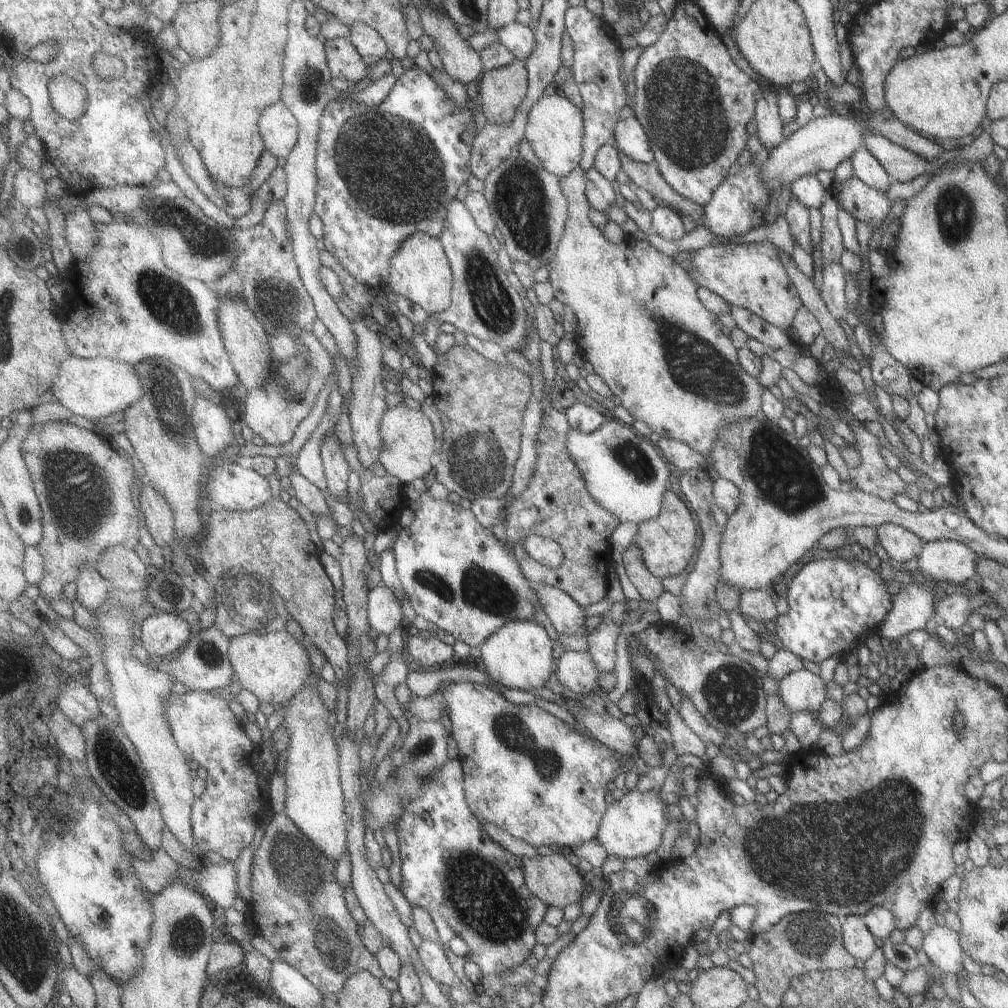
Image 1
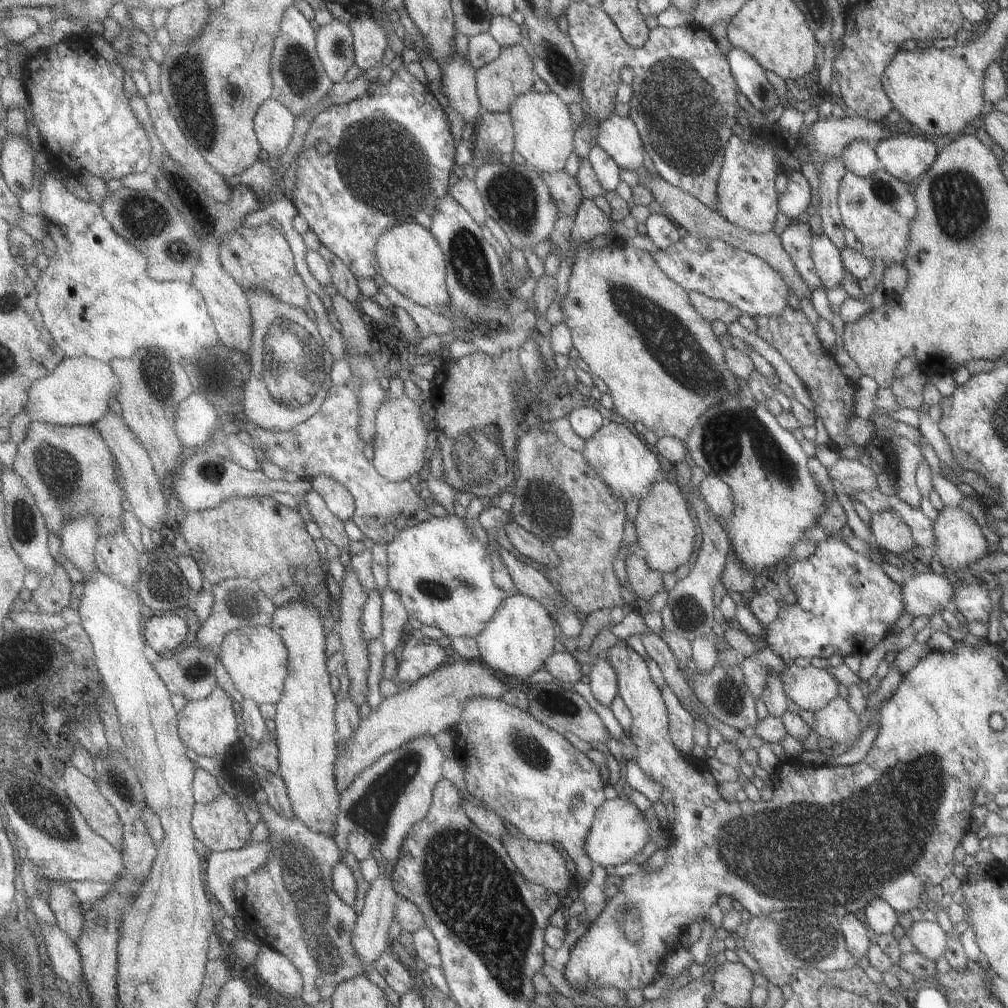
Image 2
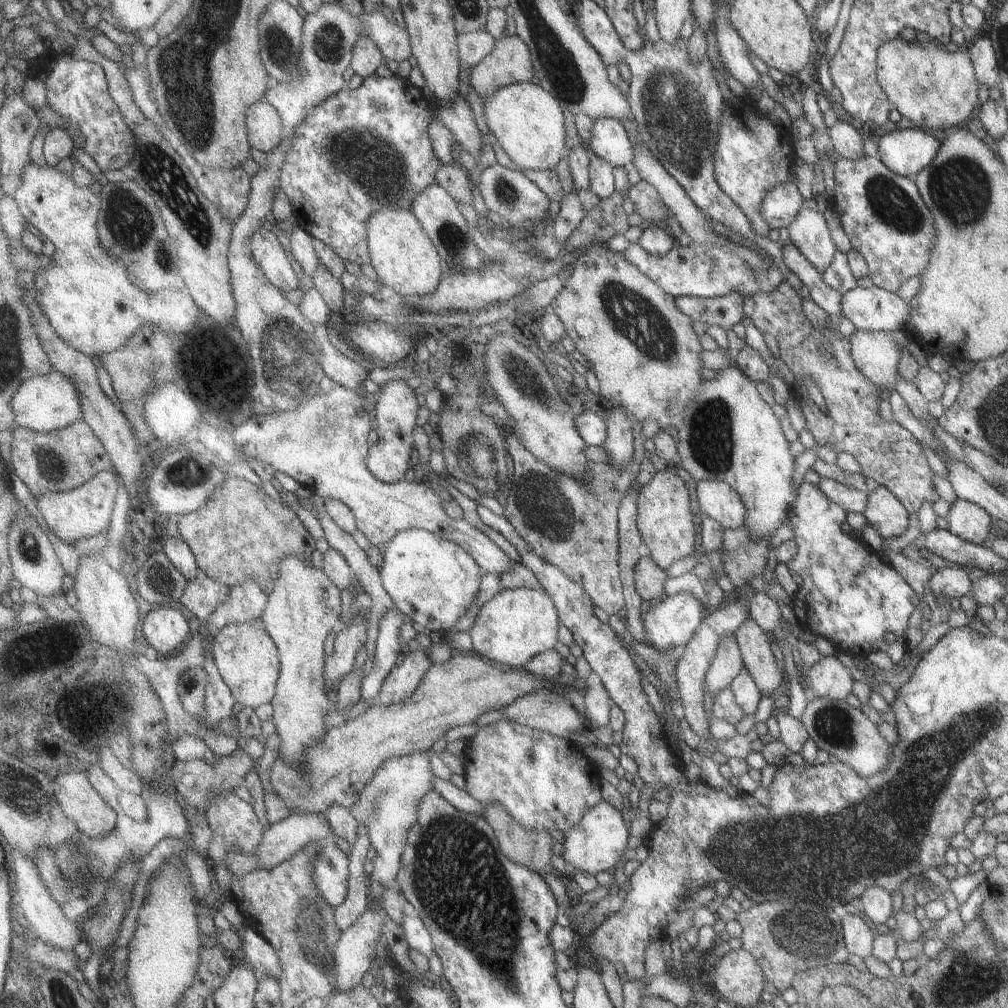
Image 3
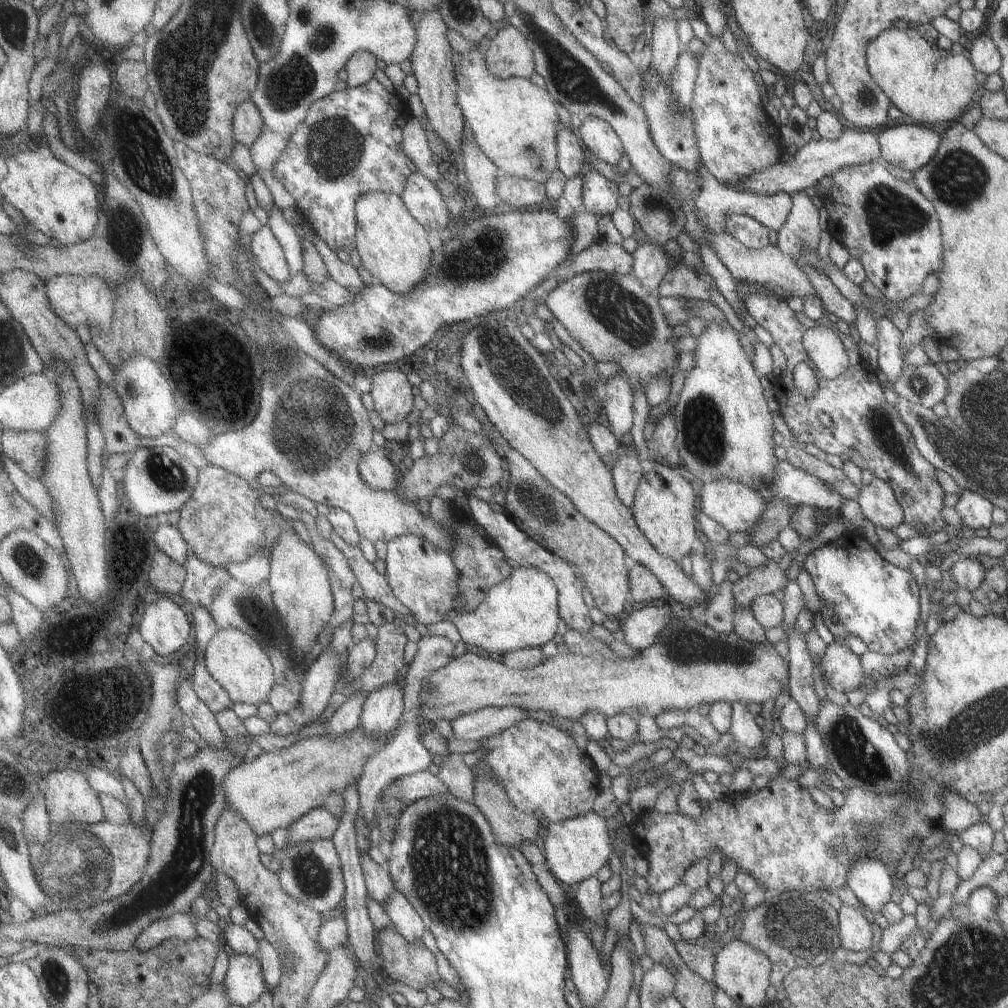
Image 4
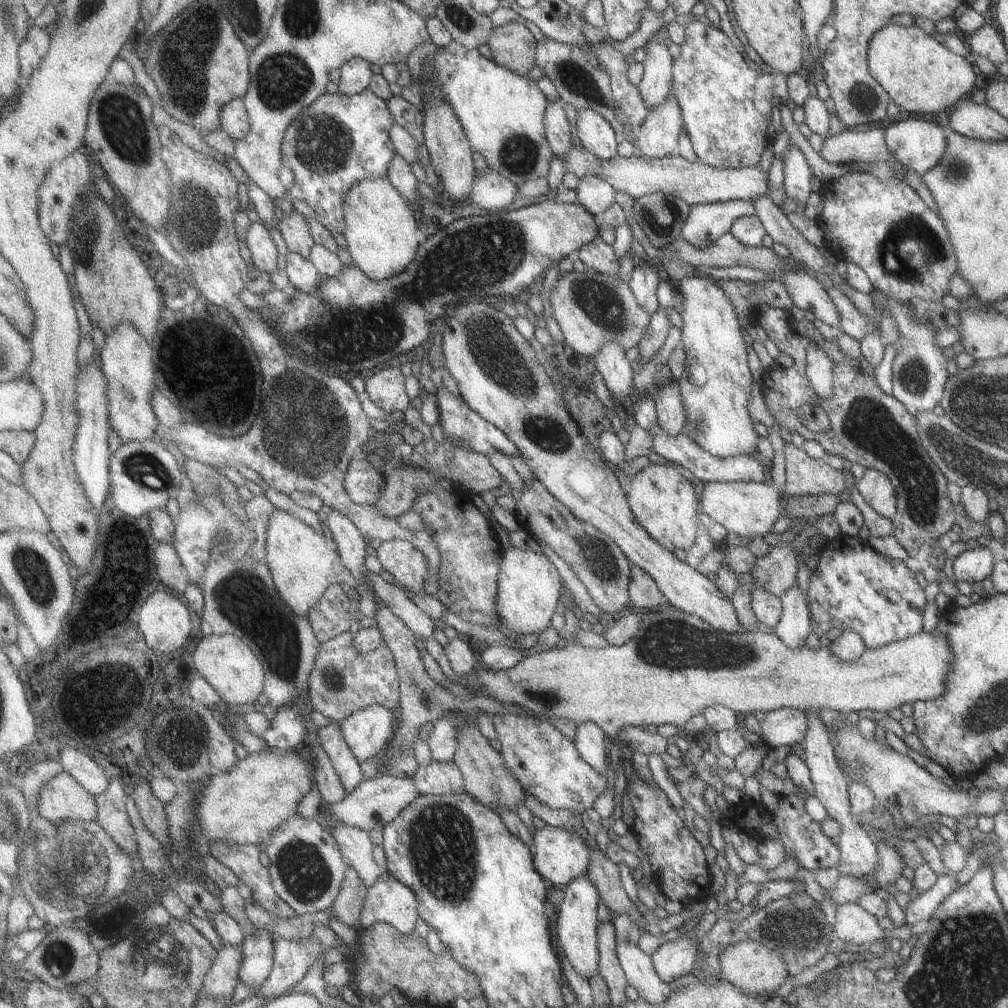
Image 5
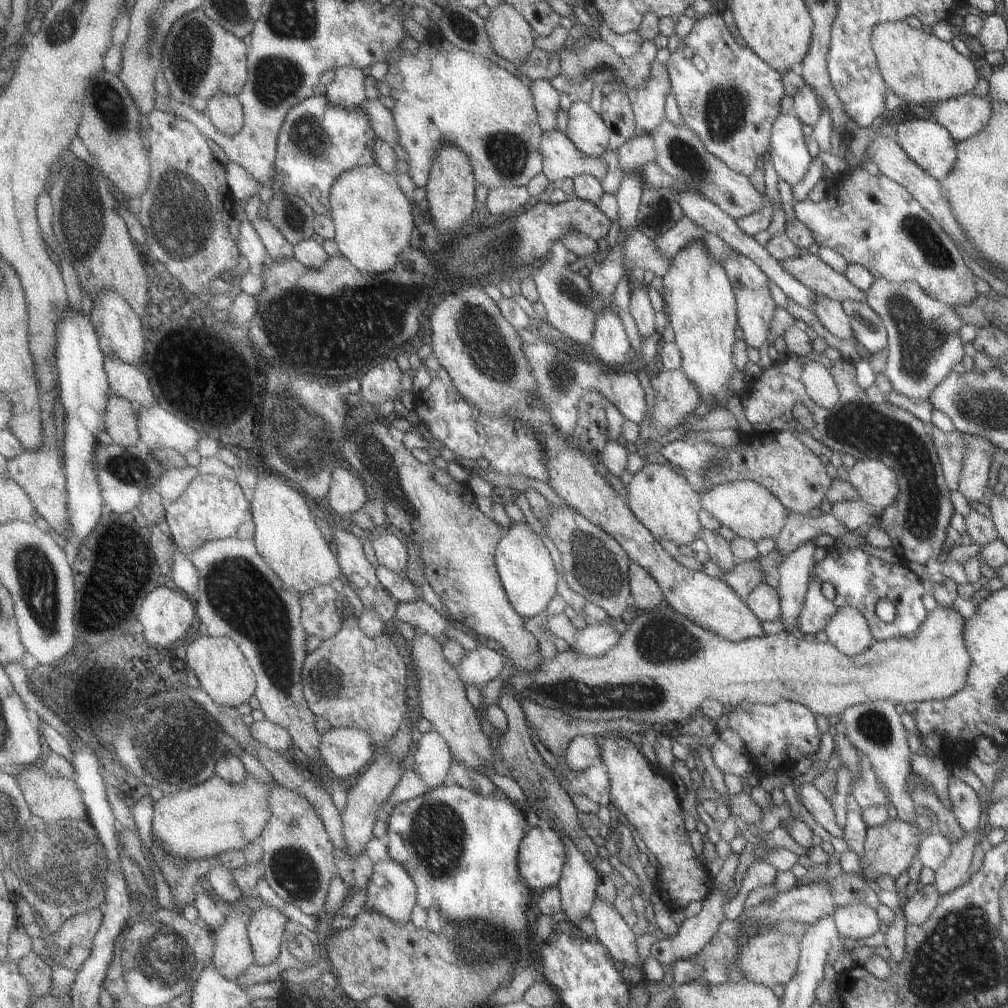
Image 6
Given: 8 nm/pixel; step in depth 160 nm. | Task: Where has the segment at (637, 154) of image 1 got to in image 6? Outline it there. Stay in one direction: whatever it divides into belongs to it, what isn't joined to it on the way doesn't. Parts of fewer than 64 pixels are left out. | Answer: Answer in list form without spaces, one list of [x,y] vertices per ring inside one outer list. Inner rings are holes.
[[[572,101],[566,113],[568,121],[564,134],[573,146],[587,156],[601,156],[610,135],[601,117],[583,101]]]

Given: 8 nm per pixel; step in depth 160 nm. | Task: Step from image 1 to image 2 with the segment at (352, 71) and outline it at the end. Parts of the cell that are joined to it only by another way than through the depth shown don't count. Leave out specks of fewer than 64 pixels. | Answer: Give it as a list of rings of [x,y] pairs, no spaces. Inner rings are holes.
[[[333,20],[331,24],[320,26],[316,32],[316,48],[320,55],[325,74],[339,83],[356,65],[354,35],[351,24]]]

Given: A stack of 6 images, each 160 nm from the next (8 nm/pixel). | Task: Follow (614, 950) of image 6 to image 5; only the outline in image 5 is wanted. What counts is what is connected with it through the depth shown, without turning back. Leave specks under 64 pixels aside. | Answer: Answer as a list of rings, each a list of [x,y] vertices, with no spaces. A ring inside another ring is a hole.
[[[615,940],[615,956],[626,984],[633,987],[640,1000],[659,1004],[669,996],[669,986],[663,983],[653,971],[649,956],[639,950],[637,944]]]

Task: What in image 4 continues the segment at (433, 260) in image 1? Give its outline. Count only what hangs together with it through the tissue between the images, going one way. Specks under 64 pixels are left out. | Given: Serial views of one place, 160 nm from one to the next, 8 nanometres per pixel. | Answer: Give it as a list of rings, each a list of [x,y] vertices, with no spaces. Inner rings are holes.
[[[377,190],[363,194],[356,205],[357,230],[356,250],[361,259],[361,265],[372,275],[375,281],[387,287],[391,291],[411,292],[425,282],[429,275],[429,266],[432,266],[433,248],[427,240],[427,229],[425,229],[409,212],[404,199],[393,192]]]

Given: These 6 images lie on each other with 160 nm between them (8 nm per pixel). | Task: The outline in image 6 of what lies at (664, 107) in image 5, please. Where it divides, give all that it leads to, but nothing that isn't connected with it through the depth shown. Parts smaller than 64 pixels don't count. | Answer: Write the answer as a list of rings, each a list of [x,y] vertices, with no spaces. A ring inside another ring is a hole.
[[[651,133],[634,135],[623,142],[623,144],[620,144],[615,149],[615,152],[617,152],[617,160],[619,160],[617,167],[622,172],[640,167],[645,163],[654,162],[656,157]]]

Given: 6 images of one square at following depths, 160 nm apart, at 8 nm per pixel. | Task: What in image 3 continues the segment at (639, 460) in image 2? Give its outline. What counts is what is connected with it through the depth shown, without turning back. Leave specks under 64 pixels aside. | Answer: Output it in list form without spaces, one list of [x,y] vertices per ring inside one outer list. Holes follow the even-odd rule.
[[[611,406],[609,416],[604,422],[606,427],[605,440],[601,442],[601,448],[607,454],[608,462],[613,468],[625,466],[631,460],[635,439],[631,430],[632,421],[623,414],[621,406]]]

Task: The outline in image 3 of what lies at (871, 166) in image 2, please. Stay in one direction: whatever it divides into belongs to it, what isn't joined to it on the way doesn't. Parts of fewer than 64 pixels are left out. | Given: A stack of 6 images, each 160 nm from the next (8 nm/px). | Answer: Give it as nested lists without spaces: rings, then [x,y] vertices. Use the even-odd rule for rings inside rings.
[[[836,122],[827,128],[827,136],[831,140],[832,150],[840,157],[857,160],[863,157],[863,136],[845,122]]]

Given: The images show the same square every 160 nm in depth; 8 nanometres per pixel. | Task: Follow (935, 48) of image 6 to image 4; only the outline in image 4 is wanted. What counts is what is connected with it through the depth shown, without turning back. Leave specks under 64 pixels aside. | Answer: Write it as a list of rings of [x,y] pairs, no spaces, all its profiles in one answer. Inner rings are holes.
[[[890,27],[883,30],[867,42],[864,58],[868,74],[890,104],[921,125],[956,123],[979,92],[975,82],[976,71],[966,53],[937,50],[913,28],[897,30]]]

